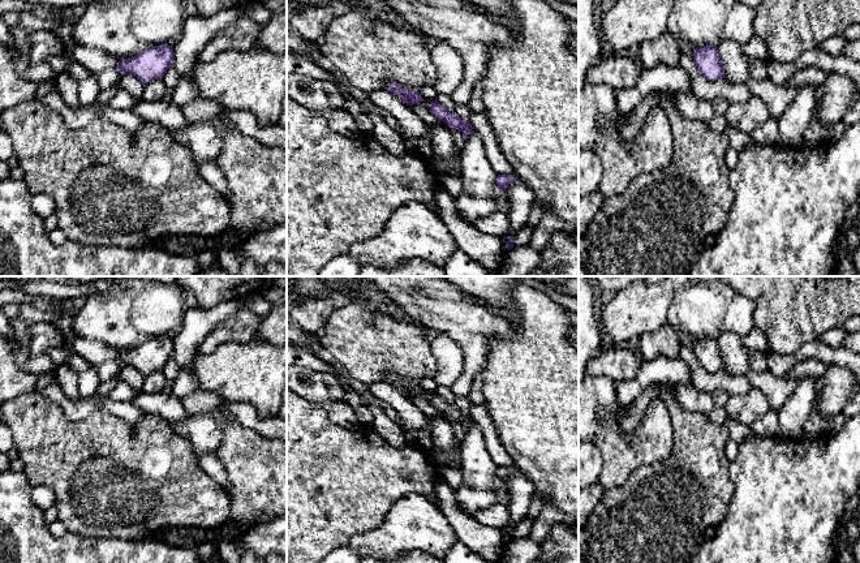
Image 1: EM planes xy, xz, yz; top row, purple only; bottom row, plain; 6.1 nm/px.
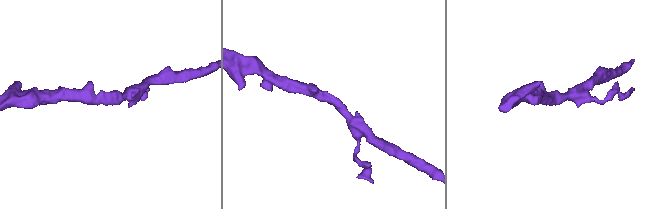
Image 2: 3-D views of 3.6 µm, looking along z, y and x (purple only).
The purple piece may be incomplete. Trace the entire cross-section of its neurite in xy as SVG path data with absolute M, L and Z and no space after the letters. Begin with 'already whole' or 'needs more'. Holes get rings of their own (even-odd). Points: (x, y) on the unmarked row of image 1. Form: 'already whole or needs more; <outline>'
already whole; M159 336L119 353L116 362L122 368L133 366L143 375L163 370L165 362L175 354L173 338Z

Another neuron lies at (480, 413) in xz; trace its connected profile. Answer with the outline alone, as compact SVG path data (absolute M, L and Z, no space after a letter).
M472 404L469 407L469 414L482 430L483 439L486 443L486 450L491 456L491 460L498 467L513 467L513 460L506 451L499 438L498 430L493 422L493 418L489 413L487 407L485 404L481 404L481 405Z

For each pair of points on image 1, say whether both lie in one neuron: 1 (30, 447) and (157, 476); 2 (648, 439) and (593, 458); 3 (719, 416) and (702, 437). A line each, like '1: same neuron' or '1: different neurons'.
1: same neuron
2: different neurons
3: different neurons

